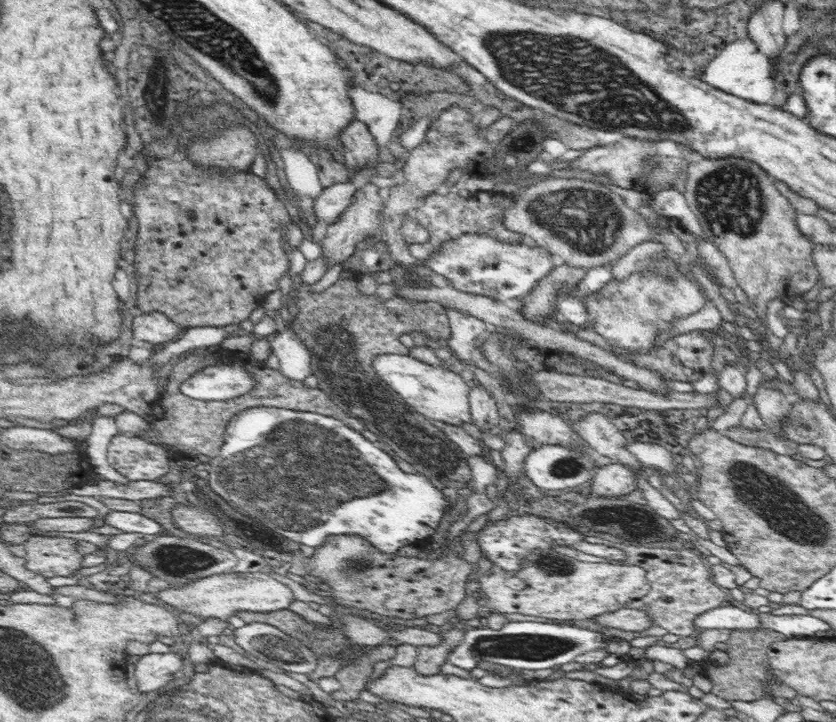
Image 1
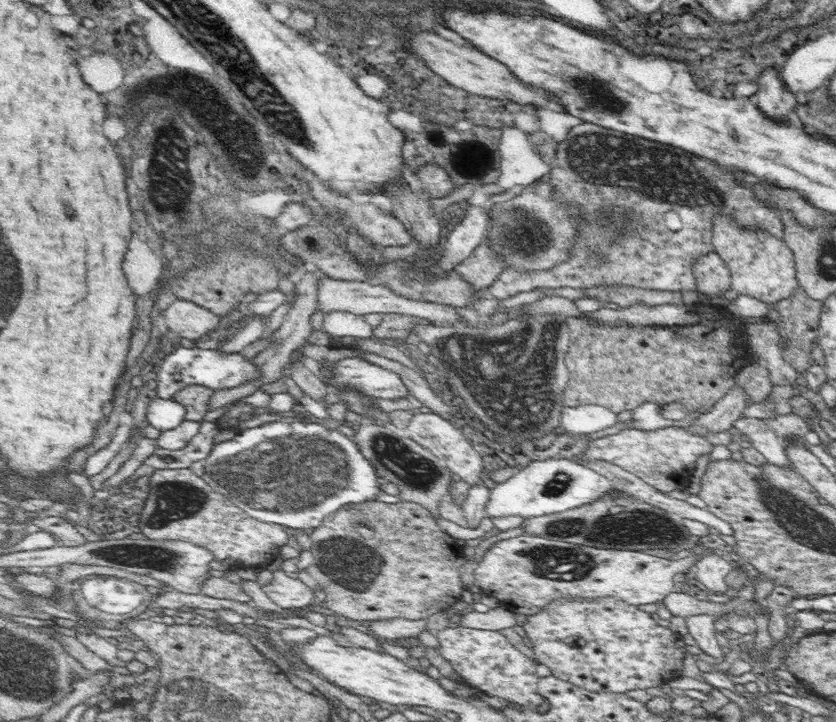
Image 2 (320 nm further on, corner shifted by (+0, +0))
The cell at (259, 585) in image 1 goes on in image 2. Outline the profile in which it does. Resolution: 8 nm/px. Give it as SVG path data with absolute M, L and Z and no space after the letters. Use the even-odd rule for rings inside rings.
M280 567L272 573L272 580L261 586L273 603L284 609L298 610L308 608L314 600L314 590L300 581L291 578Z

